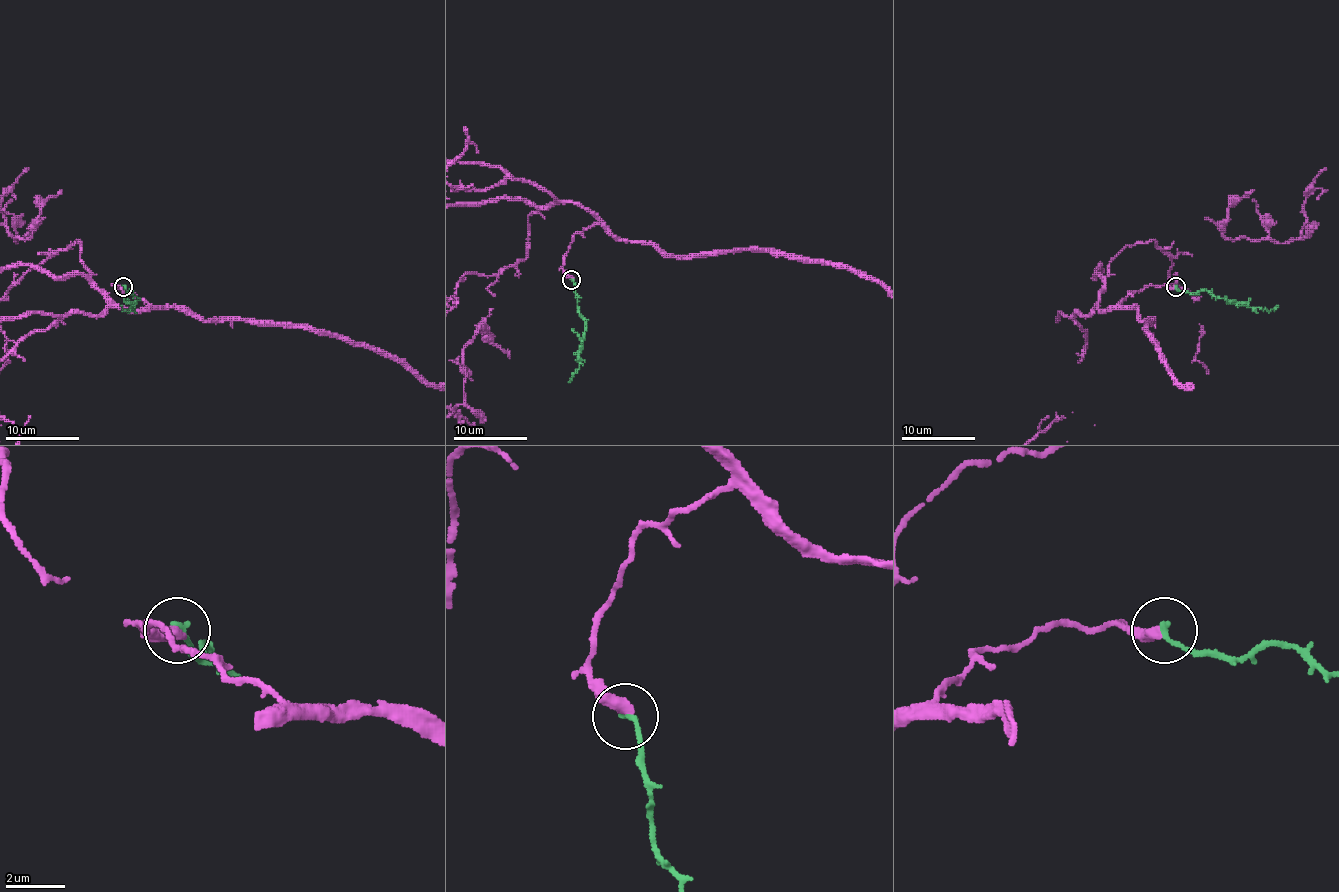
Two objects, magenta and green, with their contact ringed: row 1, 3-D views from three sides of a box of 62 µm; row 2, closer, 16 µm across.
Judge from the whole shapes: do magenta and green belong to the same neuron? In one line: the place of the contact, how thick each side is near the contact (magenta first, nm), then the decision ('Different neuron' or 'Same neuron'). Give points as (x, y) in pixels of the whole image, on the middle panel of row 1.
Place: (571, 280). Thickness 400 nm (magenta) against 220 nm. Same neuron

